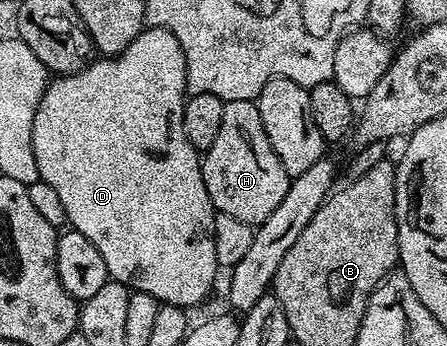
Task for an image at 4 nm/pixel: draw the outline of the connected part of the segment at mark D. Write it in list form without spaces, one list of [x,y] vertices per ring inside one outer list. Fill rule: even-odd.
[[[147,26],[135,37],[133,44],[129,44],[129,48],[120,54],[96,57],[88,62],[84,70],[48,81],[45,96],[41,96],[41,104],[37,104],[37,112],[33,116],[33,160],[37,160],[39,181],[51,185],[57,191],[65,207],[70,229],[81,232],[81,236],[85,236],[85,240],[89,240],[89,244],[101,252],[110,281],[125,284],[132,292],[145,292],[160,304],[192,308],[206,300],[215,282],[215,273],[220,273],[221,267],[217,260],[217,248],[213,248],[213,224],[217,211],[205,188],[200,151],[189,144],[185,136],[183,104],[187,97],[187,65],[181,40],[177,40],[177,36],[165,28]]]

